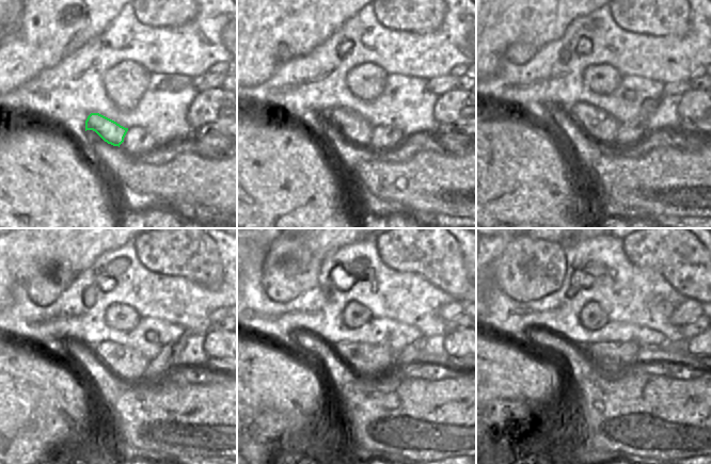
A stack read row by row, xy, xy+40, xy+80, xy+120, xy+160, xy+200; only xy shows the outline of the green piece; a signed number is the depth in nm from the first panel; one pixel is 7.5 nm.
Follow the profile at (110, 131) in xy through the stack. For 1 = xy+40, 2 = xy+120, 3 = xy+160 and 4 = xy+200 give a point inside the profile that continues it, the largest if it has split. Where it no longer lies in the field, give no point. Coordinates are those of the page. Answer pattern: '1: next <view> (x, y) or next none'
1: next xy+40 (349, 123)
2: next xy+120 (108, 351)
3: next xy+160 (365, 366)
4: next xy+200 (593, 347)

